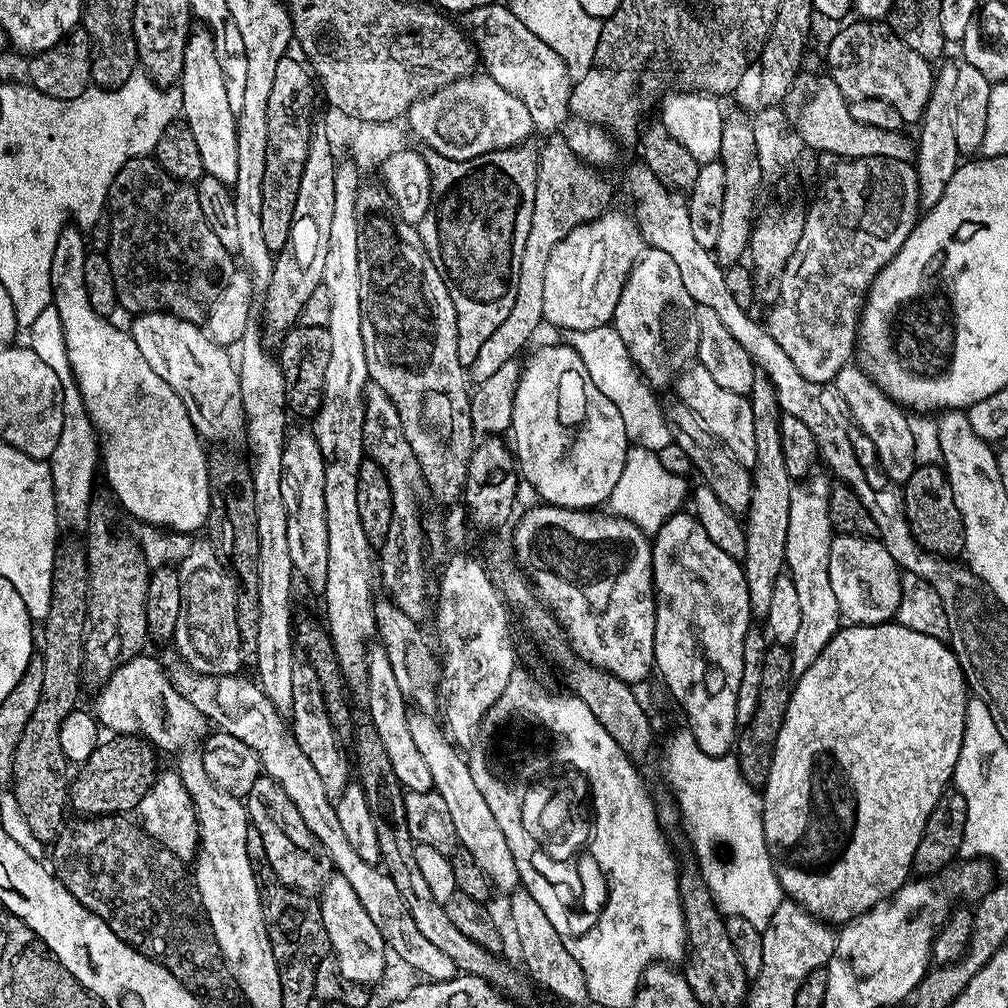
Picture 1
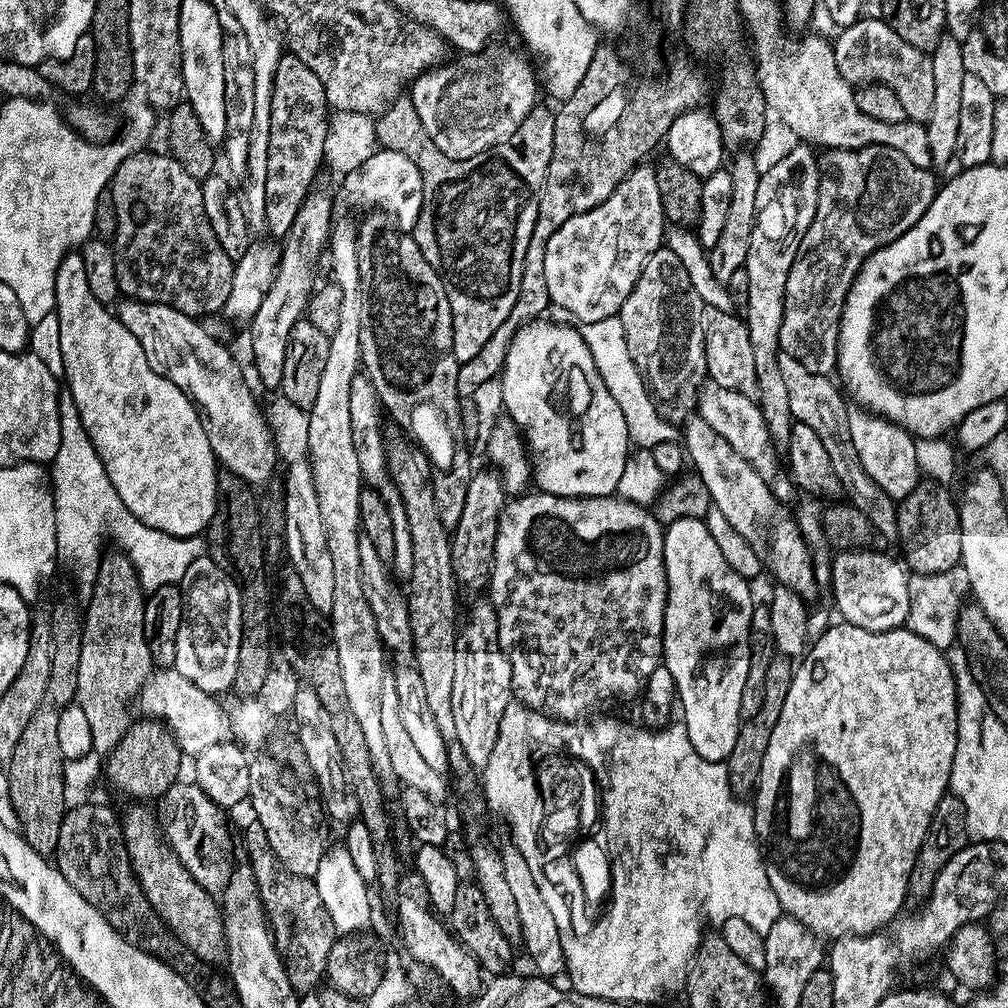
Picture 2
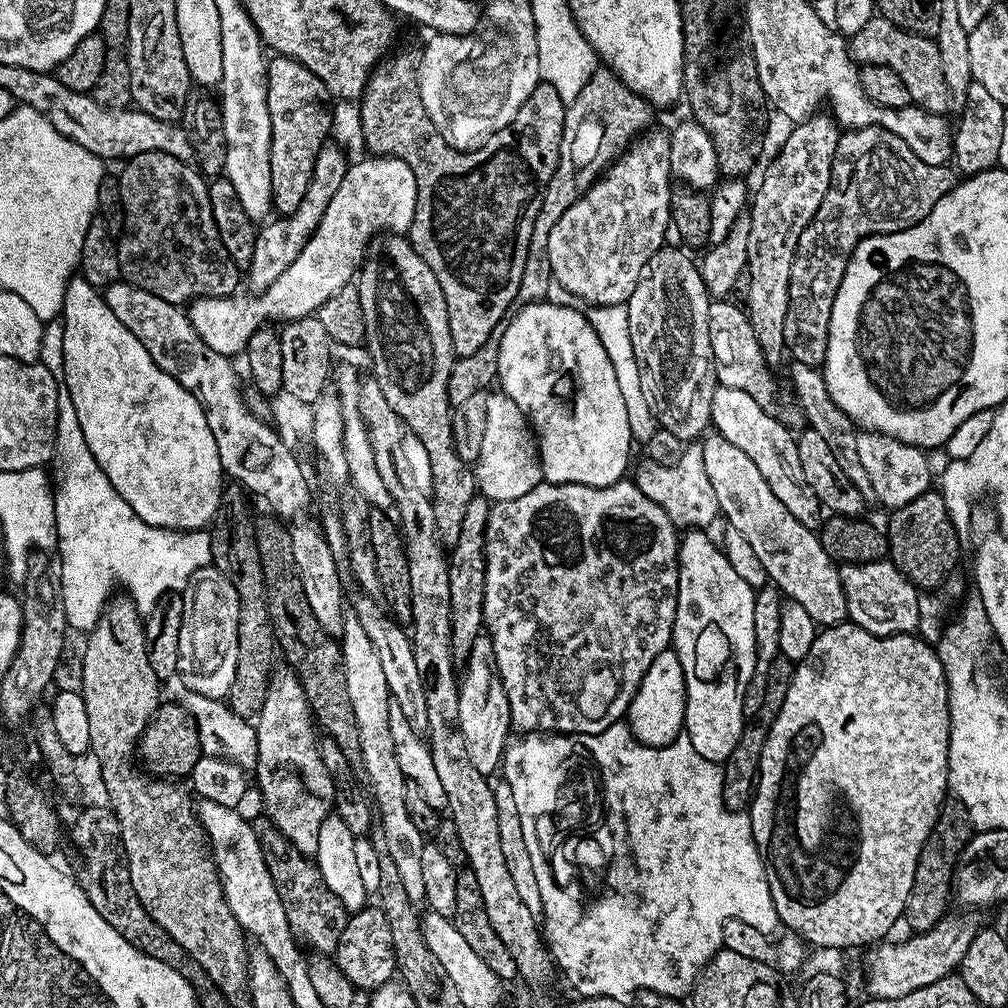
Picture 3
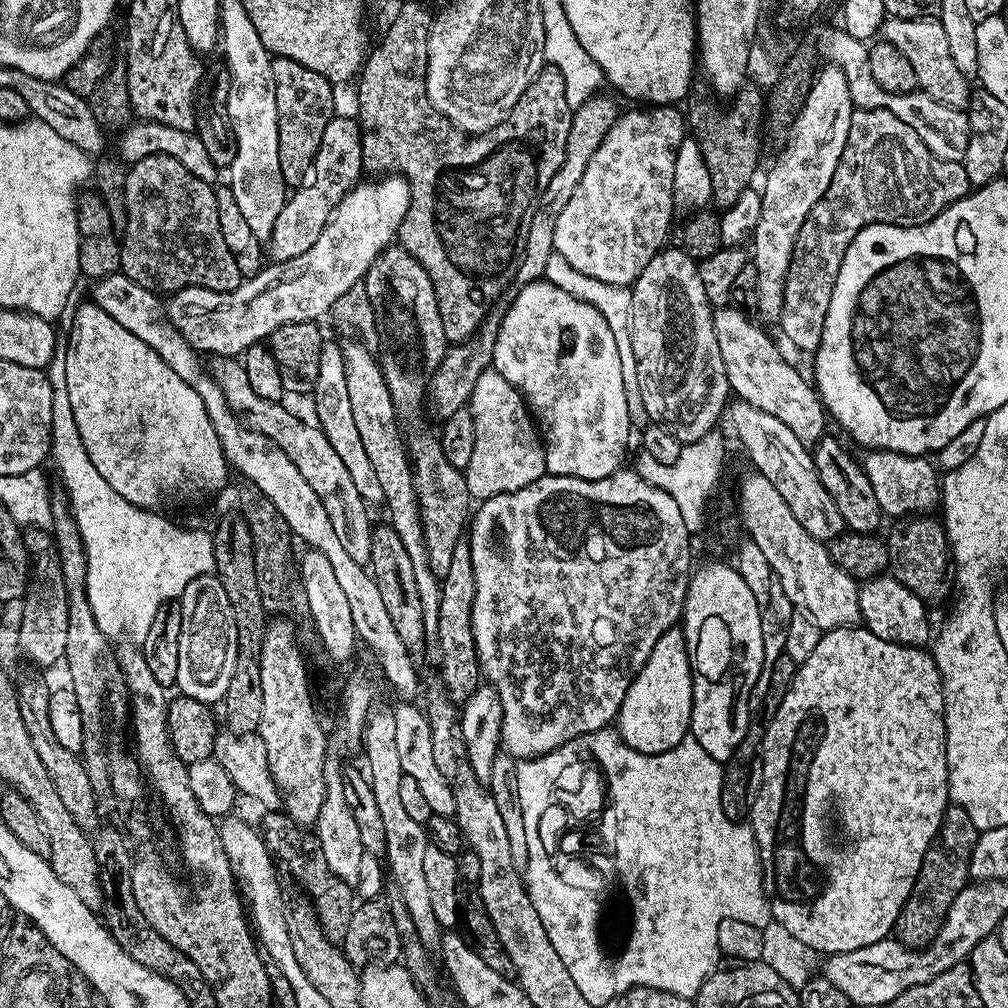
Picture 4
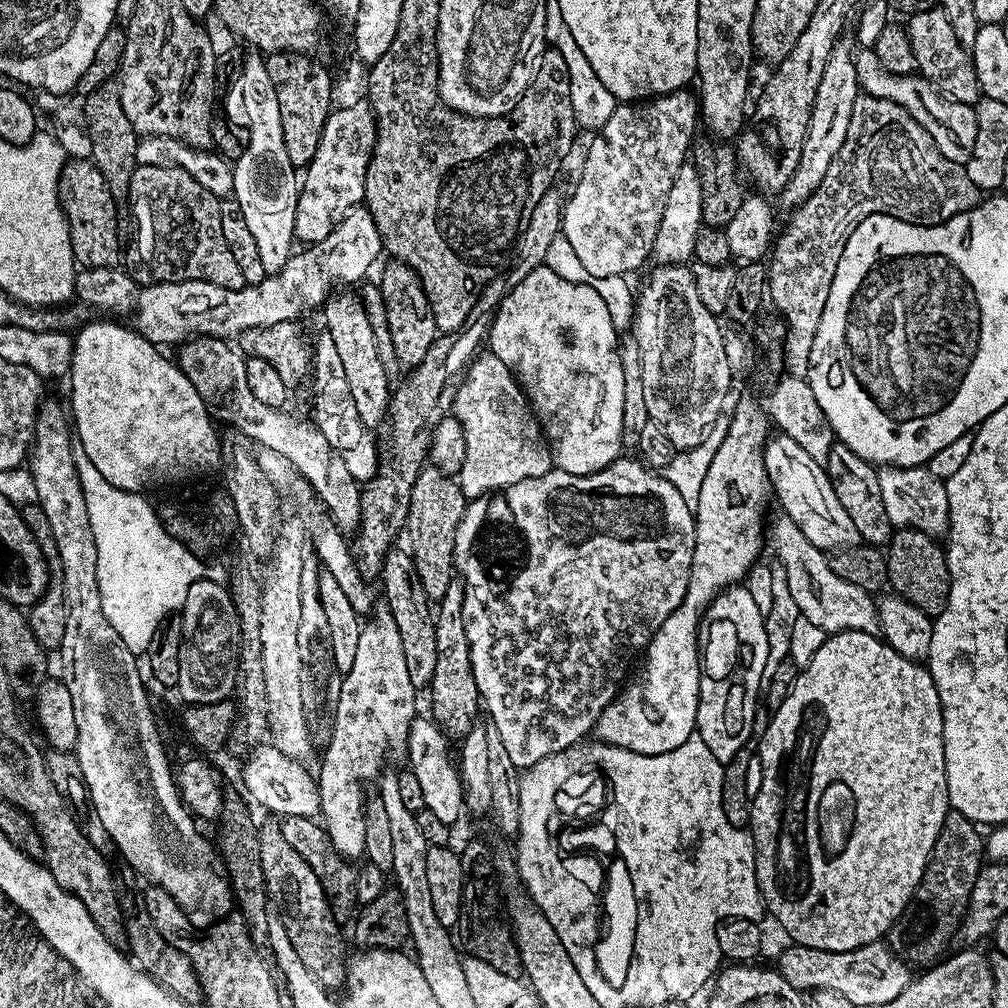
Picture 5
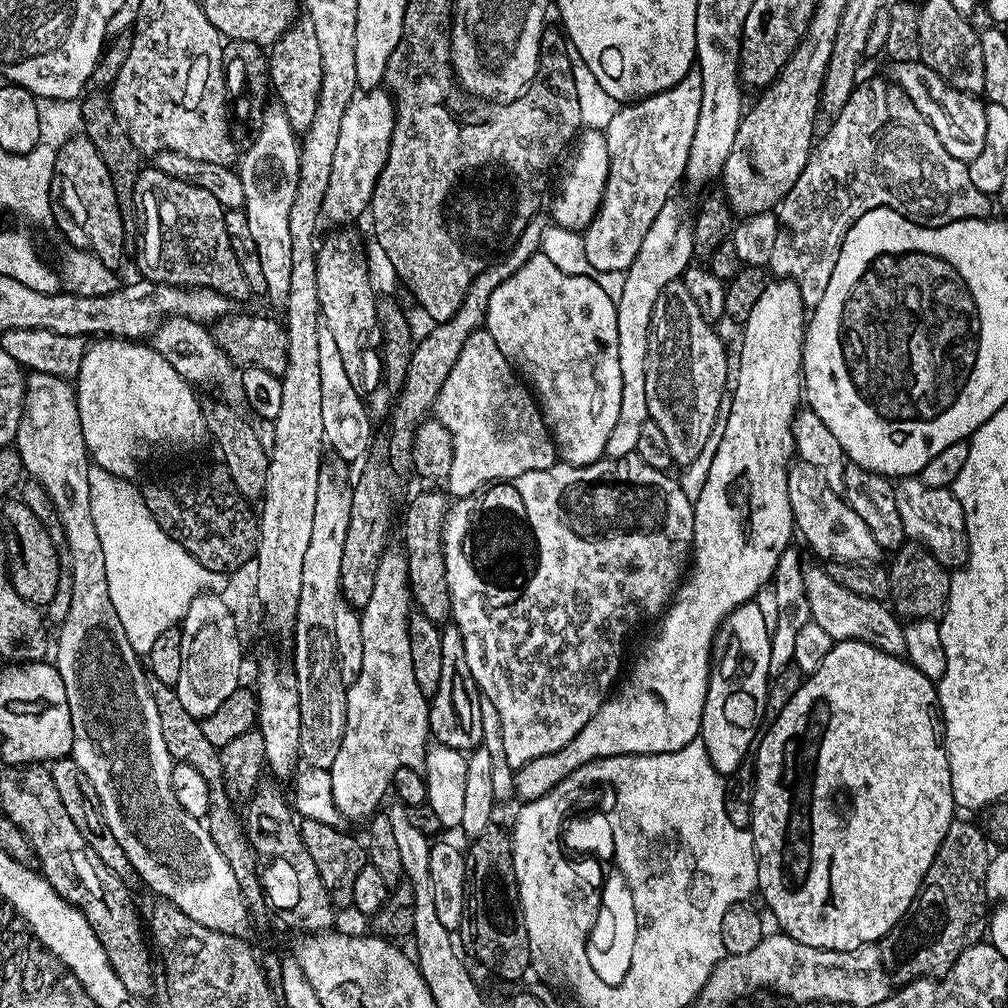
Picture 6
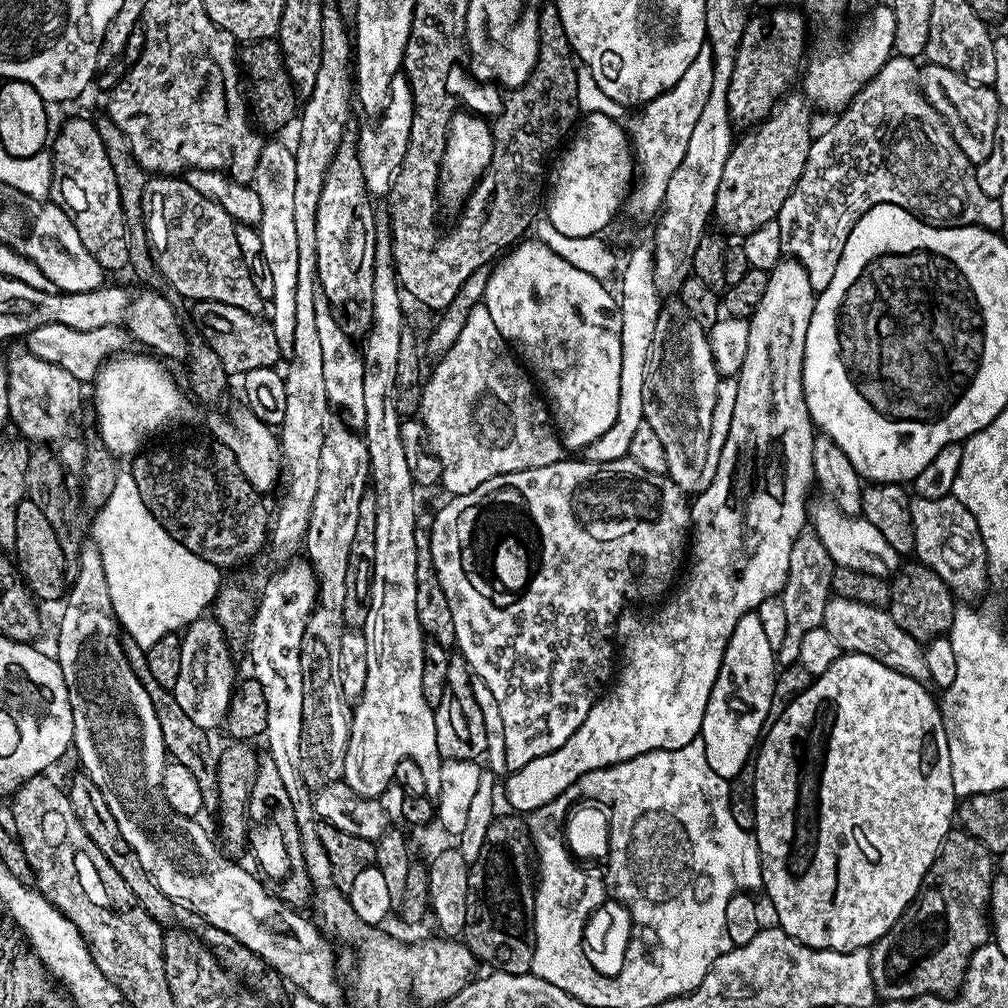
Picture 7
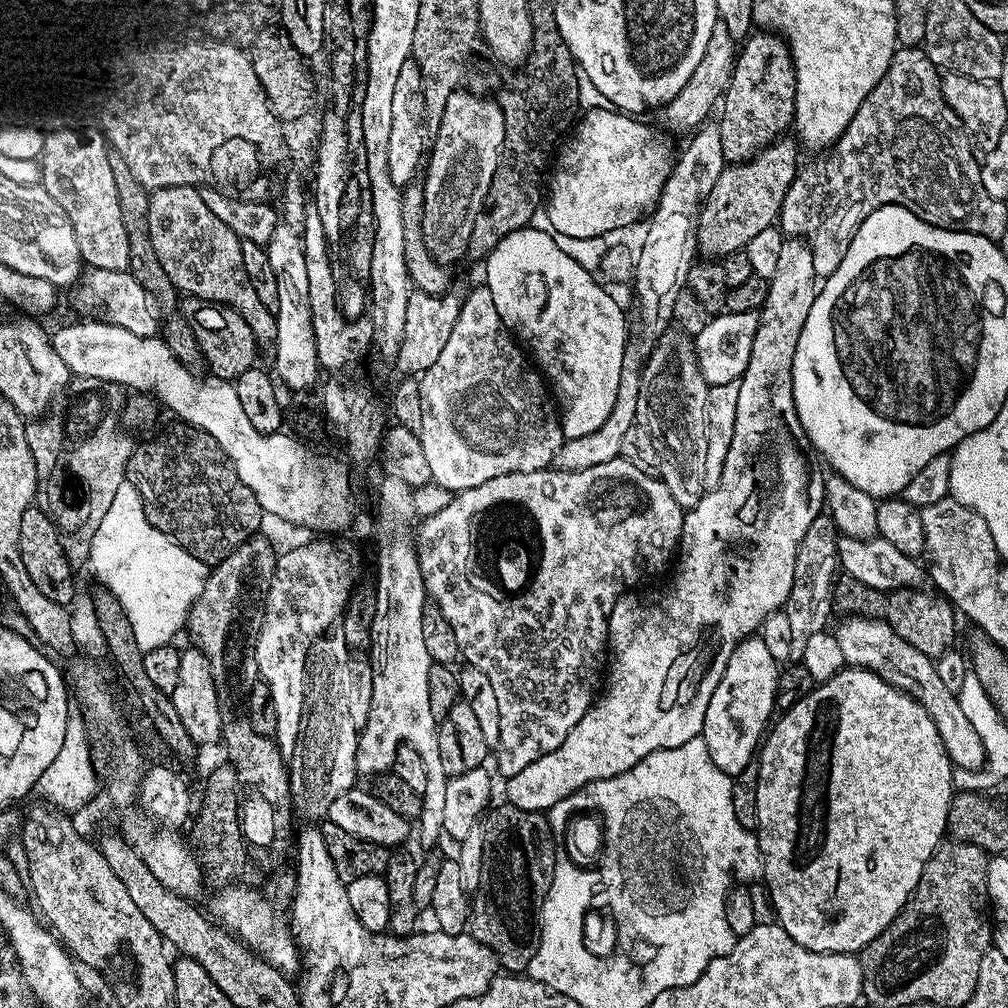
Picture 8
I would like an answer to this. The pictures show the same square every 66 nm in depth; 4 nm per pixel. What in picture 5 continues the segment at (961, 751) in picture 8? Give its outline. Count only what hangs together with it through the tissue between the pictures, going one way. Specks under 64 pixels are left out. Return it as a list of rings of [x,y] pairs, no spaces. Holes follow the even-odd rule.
[[[777,515],[777,520],[770,524],[770,548],[776,551],[775,559],[786,570],[786,580],[790,586],[790,594],[794,594],[794,602],[798,602],[801,617],[809,619],[820,626],[828,634],[837,632],[880,632],[880,610],[873,593],[862,590],[862,586],[854,586],[854,582],[846,582],[846,578],[838,578],[834,570],[830,570],[830,562],[825,549],[814,546],[790,517]]]

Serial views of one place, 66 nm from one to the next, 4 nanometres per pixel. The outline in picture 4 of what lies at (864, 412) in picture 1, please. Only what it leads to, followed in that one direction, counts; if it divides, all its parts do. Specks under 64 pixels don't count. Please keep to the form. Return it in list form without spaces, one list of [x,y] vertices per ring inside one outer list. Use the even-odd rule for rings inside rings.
[[[872,450],[863,457],[862,467],[866,478],[870,478],[870,486],[874,486],[874,498],[878,498],[878,506],[885,517],[907,518],[913,514],[928,514],[932,507],[942,500],[942,480],[935,463],[922,456],[907,456],[897,452]]]

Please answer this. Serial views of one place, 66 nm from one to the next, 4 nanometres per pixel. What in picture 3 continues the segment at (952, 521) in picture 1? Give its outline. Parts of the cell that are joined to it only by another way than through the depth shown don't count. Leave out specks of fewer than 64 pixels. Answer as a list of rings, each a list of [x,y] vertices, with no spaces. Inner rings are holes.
[[[929,490],[914,498],[906,506],[895,509],[891,513],[886,527],[888,538],[888,554],[893,564],[909,582],[920,590],[936,590],[943,585],[949,576],[957,571],[956,563],[960,560],[960,540],[956,528],[952,524],[950,514],[946,510],[944,495],[938,490]]]

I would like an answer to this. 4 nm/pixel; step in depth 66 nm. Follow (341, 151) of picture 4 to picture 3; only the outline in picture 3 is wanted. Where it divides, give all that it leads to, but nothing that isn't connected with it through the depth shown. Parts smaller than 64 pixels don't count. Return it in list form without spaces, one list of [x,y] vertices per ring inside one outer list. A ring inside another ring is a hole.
[[[326,144],[318,154],[316,165],[312,171],[312,180],[308,183],[306,198],[298,205],[298,210],[289,216],[280,216],[271,222],[265,223],[256,233],[254,242],[254,258],[246,265],[246,284],[249,284],[253,293],[264,292],[294,258],[306,246],[306,242],[312,237],[317,226],[322,222],[322,214],[326,214],[326,208],[330,204],[335,191],[342,184],[342,178],[347,172],[348,158],[338,152],[332,144]]]

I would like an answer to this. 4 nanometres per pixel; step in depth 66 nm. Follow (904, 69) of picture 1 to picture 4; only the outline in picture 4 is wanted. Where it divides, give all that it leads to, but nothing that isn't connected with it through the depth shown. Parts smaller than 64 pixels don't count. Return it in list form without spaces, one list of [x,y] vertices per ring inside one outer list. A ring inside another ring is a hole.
[[[920,16],[917,20],[888,18],[883,23],[882,36],[904,55],[910,66],[914,66],[919,91],[951,108],[967,109],[970,82],[955,68],[954,60],[950,56],[949,43],[946,42],[946,33],[939,19],[928,16]]]

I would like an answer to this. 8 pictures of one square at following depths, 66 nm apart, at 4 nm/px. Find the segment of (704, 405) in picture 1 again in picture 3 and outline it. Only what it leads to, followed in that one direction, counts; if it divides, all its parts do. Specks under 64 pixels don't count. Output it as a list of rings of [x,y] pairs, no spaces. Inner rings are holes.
[[[720,386],[717,387],[712,403],[711,427],[722,438],[726,438],[726,442],[734,442],[738,450],[750,457],[750,462],[758,466],[762,478],[766,478],[770,490],[774,490],[778,502],[782,502],[782,506],[786,506],[786,510],[790,510],[790,514],[794,514],[798,522],[815,525],[821,519],[822,505],[814,490],[810,490],[810,486],[804,481],[802,462],[798,462],[797,437],[791,436],[787,426],[782,421],[775,420],[772,414],[769,409],[758,406],[758,402],[754,402],[754,398],[746,394],[746,390]]]

